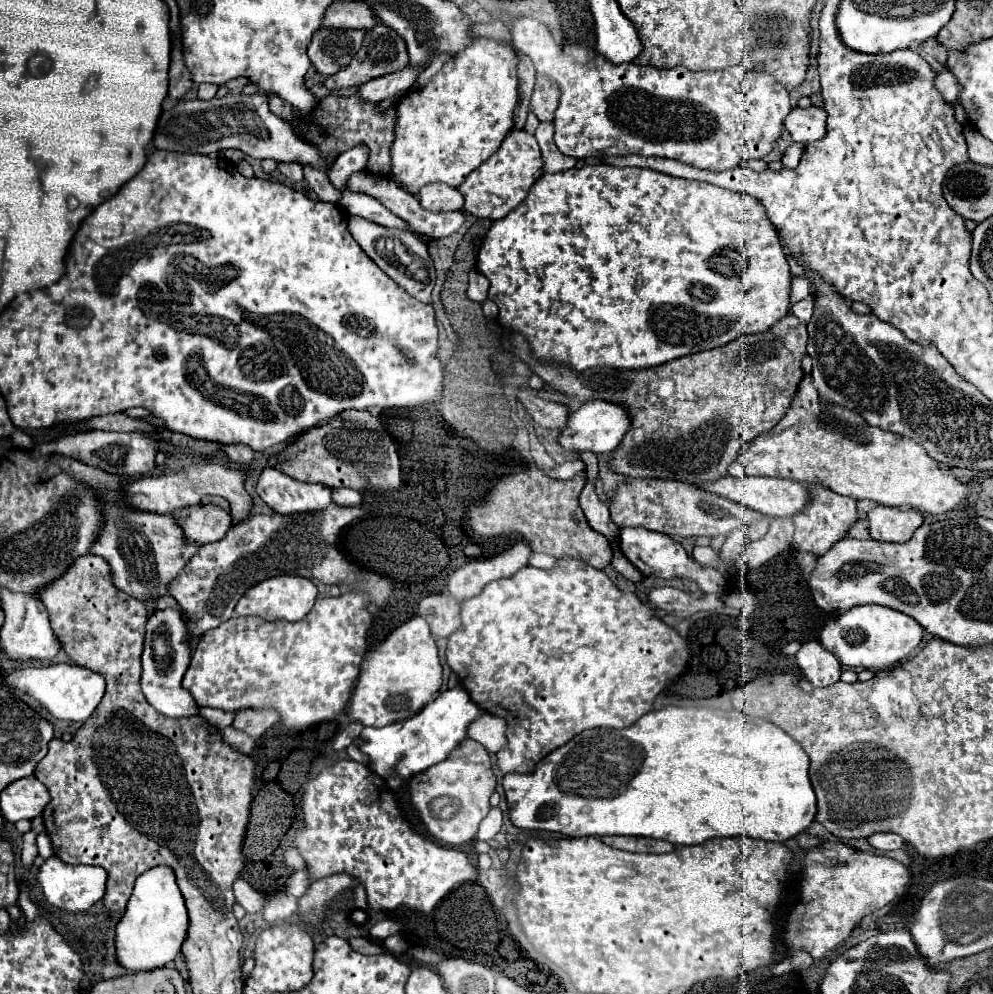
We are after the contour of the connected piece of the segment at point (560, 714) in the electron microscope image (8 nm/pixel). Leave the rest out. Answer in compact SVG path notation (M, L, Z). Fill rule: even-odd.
M559 558L559 566L551 570L525 566L511 578L487 584L479 596L461 602L461 626L447 644L447 662L471 698L489 714L499 716L499 708L509 712L503 716L509 724L509 742L497 752L503 774L531 772L547 752L585 728L633 726L653 708L657 694L667 688L671 678L683 672L687 658L687 641L659 620L647 604L633 592L621 592L603 570L575 558ZM511 742L517 750L511 748Z

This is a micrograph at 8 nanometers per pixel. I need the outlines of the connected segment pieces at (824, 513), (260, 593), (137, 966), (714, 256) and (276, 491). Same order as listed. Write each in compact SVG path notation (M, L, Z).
M801 482L801 484L807 488L809 500L801 512L791 516L791 522L795 524L793 540L795 540L797 550L811 552L815 556L823 556L825 552L829 552L829 548L839 538L845 538L847 532L851 530L851 526L857 522L857 516L859 516L857 502L849 496L841 496L841 494L835 494L827 488L823 488L823 484L807 484L807 482Z
M273 576L267 578L259 584L255 584L255 588L249 588L245 592L245 596L239 600L235 612L239 616L263 616L267 620L275 620L275 618L285 618L285 620L301 620L311 608L313 602L317 598L317 586L313 584L313 580L301 578L301 576Z
M157 866L141 874L135 882L127 910L115 932L115 960L127 974L149 972L177 958L187 938L189 914L185 900L175 884L175 874L167 866Z
M607 164L543 174L531 186L527 198L517 208L513 208L513 212L509 212L503 220L495 220L491 224L477 254L477 270L491 282L487 298L499 306L499 326L507 334L519 332L523 338L527 338L527 344L531 344L531 356L535 356L535 360L539 360L541 364L563 364L575 372L597 366L619 370L655 368L699 350L725 346L739 336L763 332L789 312L789 292L793 280L779 234L771 220L767 220L767 212L761 200L707 182L675 178L651 168L615 168Z
M269 466L259 476L257 492L277 514L317 512L331 504L331 488L299 482Z

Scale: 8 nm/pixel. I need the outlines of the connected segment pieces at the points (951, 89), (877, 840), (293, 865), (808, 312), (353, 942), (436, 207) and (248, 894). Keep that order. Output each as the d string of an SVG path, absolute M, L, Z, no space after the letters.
M947 70L937 72L937 76L935 76L935 88L939 90L939 94L941 94L949 104L955 104L955 102L957 102L959 84L957 84L957 80L953 78L951 72L947 72Z
M875 832L873 836L869 836L867 838L869 840L869 844L873 846L873 848L877 848L877 850L881 850L881 852L889 852L889 850L897 850L897 848L901 848L903 846L903 838L899 836L899 834L895 834L895 832Z
M289 848L289 850L285 852L285 864L287 864L287 868L291 868L293 872L297 872L299 868L305 868L303 858L297 854L295 848Z
M809 294L805 300L791 306L791 314L795 314L799 320L803 320L807 324L811 320L811 316L813 316L813 306L815 306L815 296Z
M349 938L349 946L355 952L361 952L361 954L379 954L379 952L383 952L383 948L375 940L367 940L367 938Z
M427 184L419 192L419 204L431 212L449 212L463 208L463 196L447 184Z
M243 878L235 880L235 898L249 914L261 910L265 904L265 898L257 890L253 890Z

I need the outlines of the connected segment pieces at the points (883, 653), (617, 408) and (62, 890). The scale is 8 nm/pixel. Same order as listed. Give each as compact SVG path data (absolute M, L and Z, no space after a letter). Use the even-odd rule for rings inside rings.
M879 604L855 606L835 618L831 618L819 632L819 642L833 652L833 656L849 668L885 670L903 660L917 648L923 638L923 628L903 612L883 608Z
M589 400L587 404L583 404L577 412L573 412L569 416L567 428L561 432L559 442L567 450L575 450L575 452L591 450L595 454L603 454L603 452L615 450L621 444L623 436L627 434L629 420L631 418L629 418L627 406L615 404L615 402L609 402L609 400Z
M55 856L47 858L41 868L37 868L37 882L45 894L45 902L53 908L67 910L67 912L83 912L95 902L101 900L105 894L107 872L99 866L71 866L63 864L63 860L53 860Z

